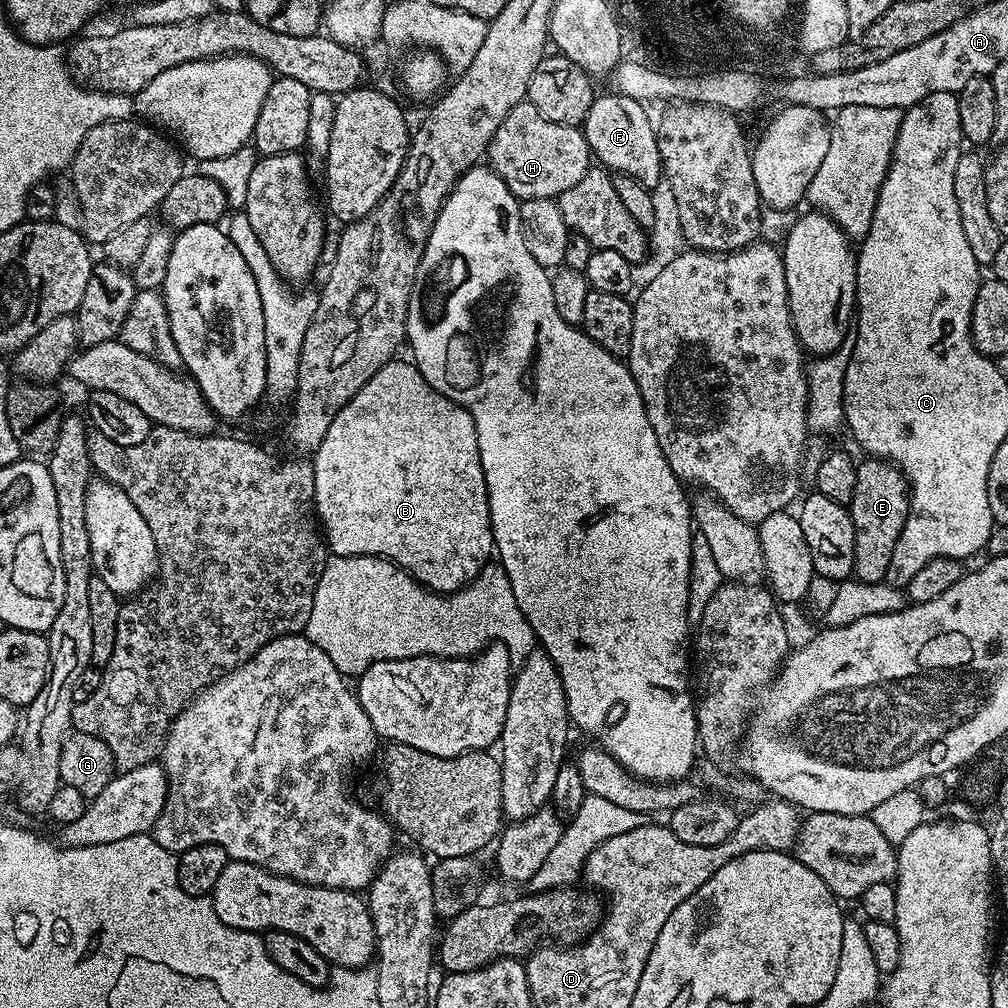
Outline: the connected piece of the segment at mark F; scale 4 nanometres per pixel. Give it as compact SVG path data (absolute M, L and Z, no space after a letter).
M621 94L614 96L597 95L593 99L590 110L586 114L582 131L588 151L596 156L605 169L613 173L621 172L646 186L656 190L662 184L662 169L660 155L658 154L658 138L656 137L657 125L654 123L650 112L643 108L633 98Z

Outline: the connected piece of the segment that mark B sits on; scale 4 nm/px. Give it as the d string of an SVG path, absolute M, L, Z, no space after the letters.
M393 358L389 364L382 366L382 370L378 370L378 374L374 374L374 378L370 378L370 382L366 382L366 386L362 386L362 390L358 390L358 394L354 394L346 406L342 406L334 422L330 422L330 430L326 430L322 446L318 446L314 453L315 510L332 556L382 556L410 573L428 591L447 594L470 583L494 556L486 478L482 474L482 462L478 454L478 434L474 430L474 418L461 404L438 394L438 390L434 390L434 386L422 378L415 363L400 359Z

